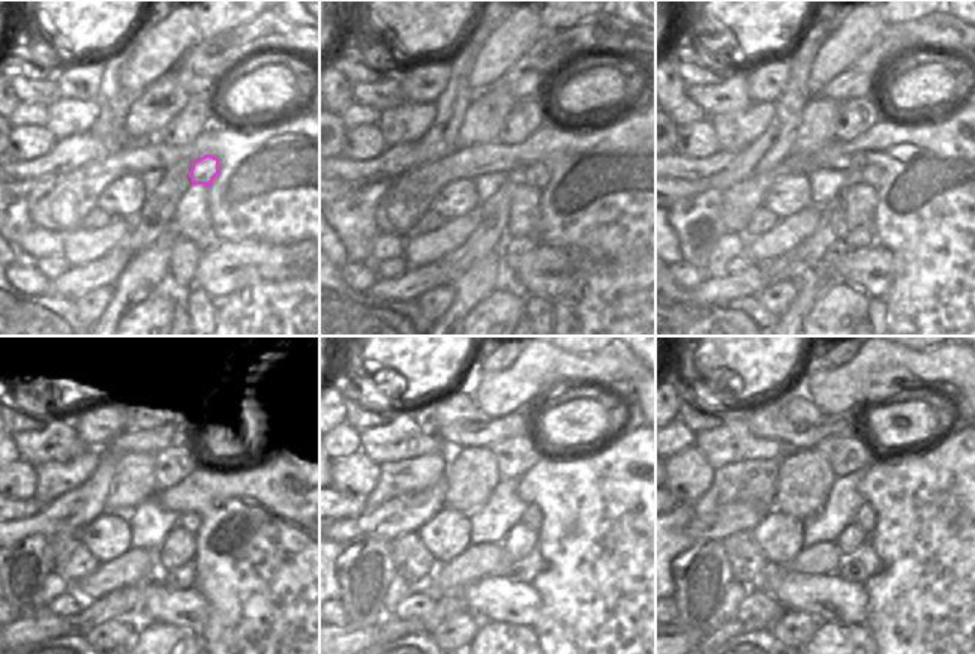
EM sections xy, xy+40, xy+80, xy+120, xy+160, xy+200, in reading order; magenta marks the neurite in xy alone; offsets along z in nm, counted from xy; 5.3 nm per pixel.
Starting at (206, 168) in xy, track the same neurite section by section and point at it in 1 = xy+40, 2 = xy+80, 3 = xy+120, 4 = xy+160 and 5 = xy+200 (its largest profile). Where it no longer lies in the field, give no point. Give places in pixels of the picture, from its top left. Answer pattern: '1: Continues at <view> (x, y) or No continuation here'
1: Continues at xy+40 (537, 174)
2: Continues at xy+80 (872, 176)
3: Continues at xy+120 (191, 521)
4: Continues at xy+160 (531, 516)
5: Continues at xy+200 (866, 518).

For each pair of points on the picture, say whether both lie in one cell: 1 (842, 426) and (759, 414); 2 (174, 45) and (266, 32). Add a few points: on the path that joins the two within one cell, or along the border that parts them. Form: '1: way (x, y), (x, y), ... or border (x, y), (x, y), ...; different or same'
1: way (821, 431), (785, 431), (780, 428); same
2: border (198, 38), (174, 65); different

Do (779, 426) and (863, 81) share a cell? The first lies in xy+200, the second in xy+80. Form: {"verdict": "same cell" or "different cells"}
{"verdict": "same cell"}

